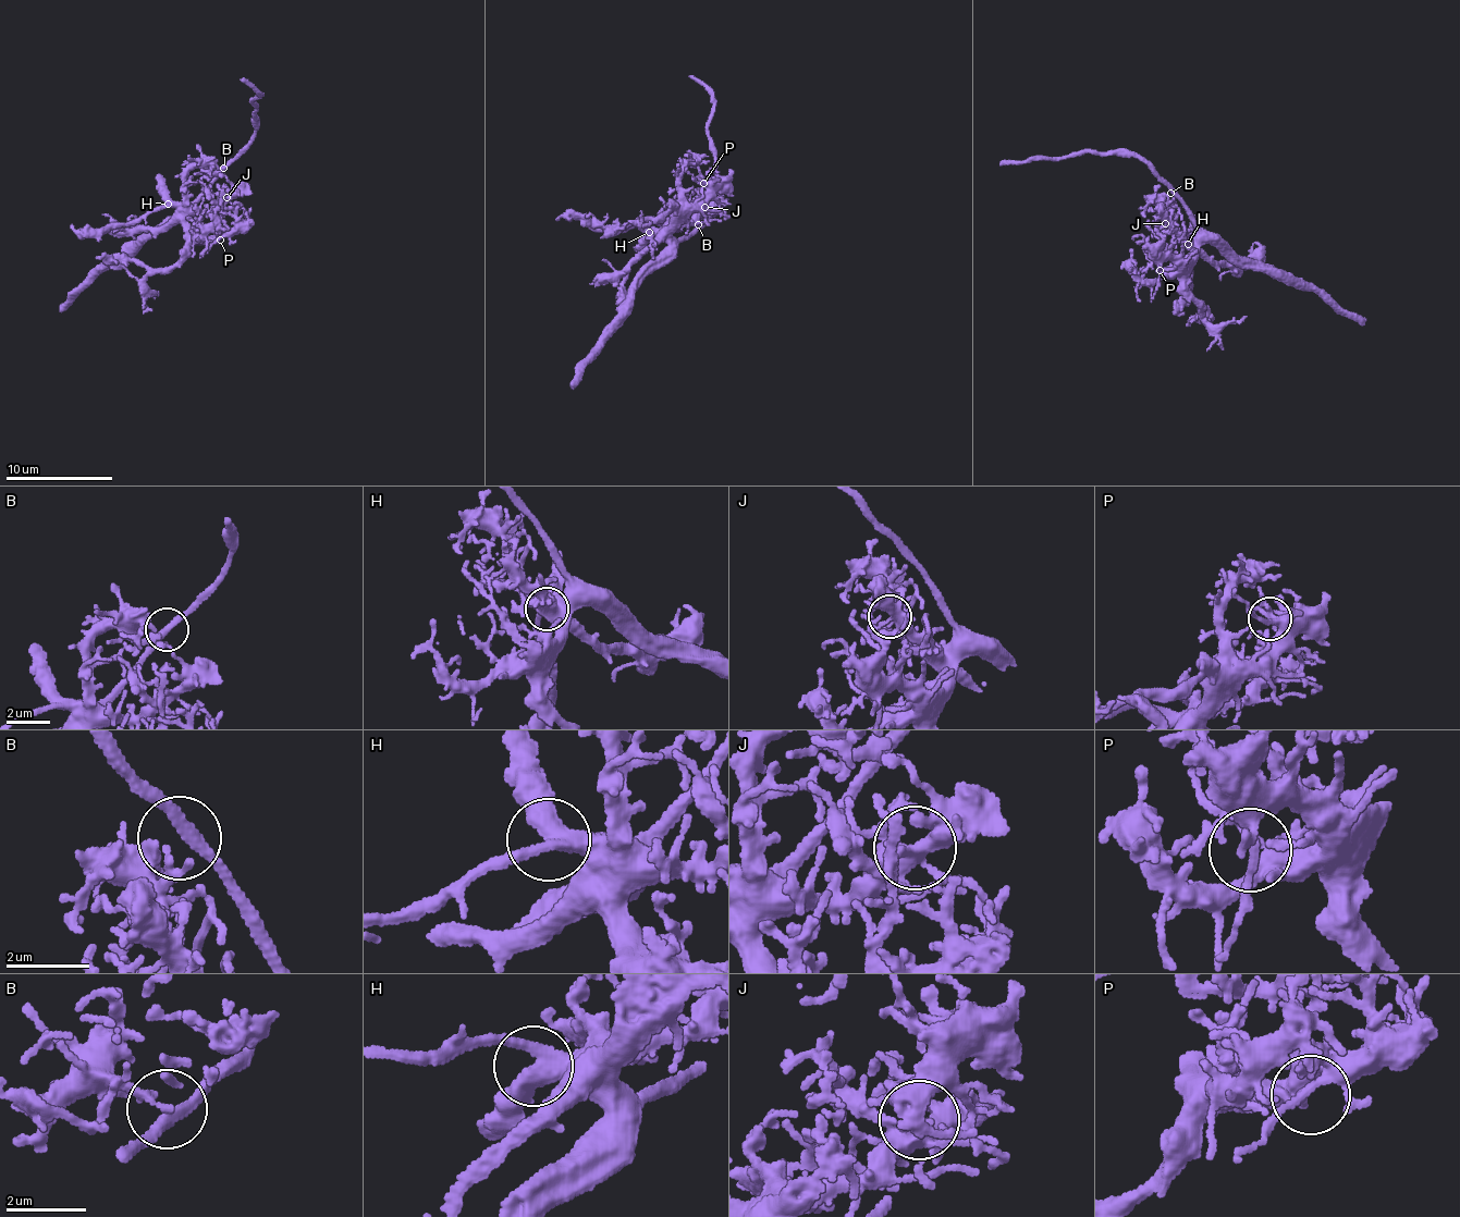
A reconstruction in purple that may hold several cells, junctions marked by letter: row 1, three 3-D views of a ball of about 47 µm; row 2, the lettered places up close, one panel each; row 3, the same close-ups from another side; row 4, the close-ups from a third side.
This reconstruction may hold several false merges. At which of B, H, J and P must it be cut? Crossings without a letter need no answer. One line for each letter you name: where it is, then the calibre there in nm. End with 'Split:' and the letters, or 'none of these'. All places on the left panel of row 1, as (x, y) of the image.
Split: none of these

